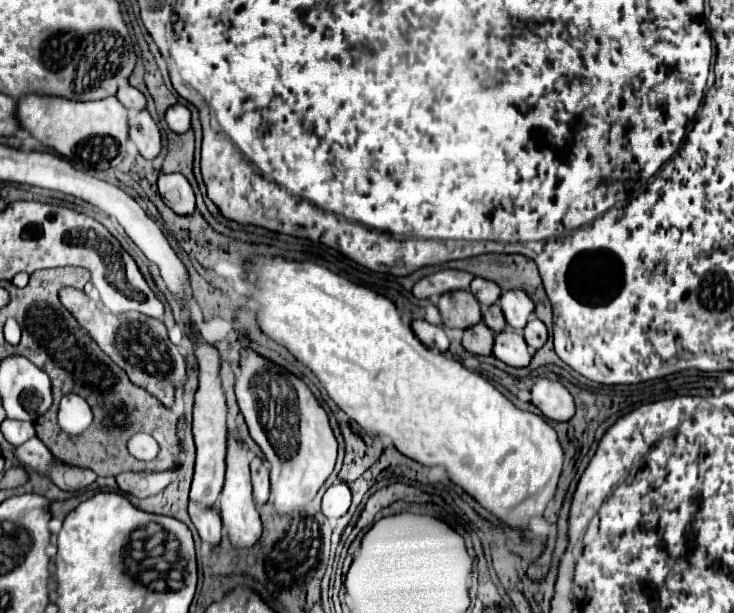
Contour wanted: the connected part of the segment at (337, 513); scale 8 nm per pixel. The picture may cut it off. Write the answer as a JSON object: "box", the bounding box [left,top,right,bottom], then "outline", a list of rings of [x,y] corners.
{"box":[323,484,351,520],"outline":[[[335,484],[335,486],[329,486],[325,496],[323,496],[323,514],[329,518],[329,520],[339,520],[343,514],[347,514],[351,506],[351,492],[347,488],[347,484]]]}

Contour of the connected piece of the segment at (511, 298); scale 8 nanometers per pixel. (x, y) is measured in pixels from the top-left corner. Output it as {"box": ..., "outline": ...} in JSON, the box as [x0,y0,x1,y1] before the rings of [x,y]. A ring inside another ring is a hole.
{"box":[499,290,533,330],"outline":[[[505,290],[499,298],[499,306],[507,324],[515,330],[523,330],[529,314],[533,312],[533,302],[523,290]]]}

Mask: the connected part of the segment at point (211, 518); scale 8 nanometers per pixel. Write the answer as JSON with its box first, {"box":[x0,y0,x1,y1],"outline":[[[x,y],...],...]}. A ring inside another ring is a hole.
{"box":[189,504,221,546],"outline":[[[189,504],[189,516],[203,542],[209,542],[211,546],[221,544],[221,518],[215,508],[203,508],[199,504]]]}

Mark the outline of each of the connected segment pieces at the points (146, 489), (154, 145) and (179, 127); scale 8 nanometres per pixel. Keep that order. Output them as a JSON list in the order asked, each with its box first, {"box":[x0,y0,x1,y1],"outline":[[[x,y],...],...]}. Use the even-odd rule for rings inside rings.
[{"box":[115,470,175,498],"outline":[[[169,470],[169,472],[123,472],[123,474],[117,474],[115,480],[117,480],[117,486],[121,488],[121,492],[127,492],[127,494],[133,494],[133,496],[139,496],[139,498],[147,498],[147,496],[153,496],[157,492],[161,492],[173,478],[175,470]]]},{"box":[129,110,161,160],"outline":[[[139,110],[129,116],[129,138],[147,160],[153,160],[161,150],[159,128],[147,110]]]},{"box":[165,104,191,134],"outline":[[[175,104],[175,106],[169,106],[167,112],[165,112],[165,122],[167,126],[177,132],[177,134],[183,134],[191,128],[191,112],[187,106],[183,104]]]}]

